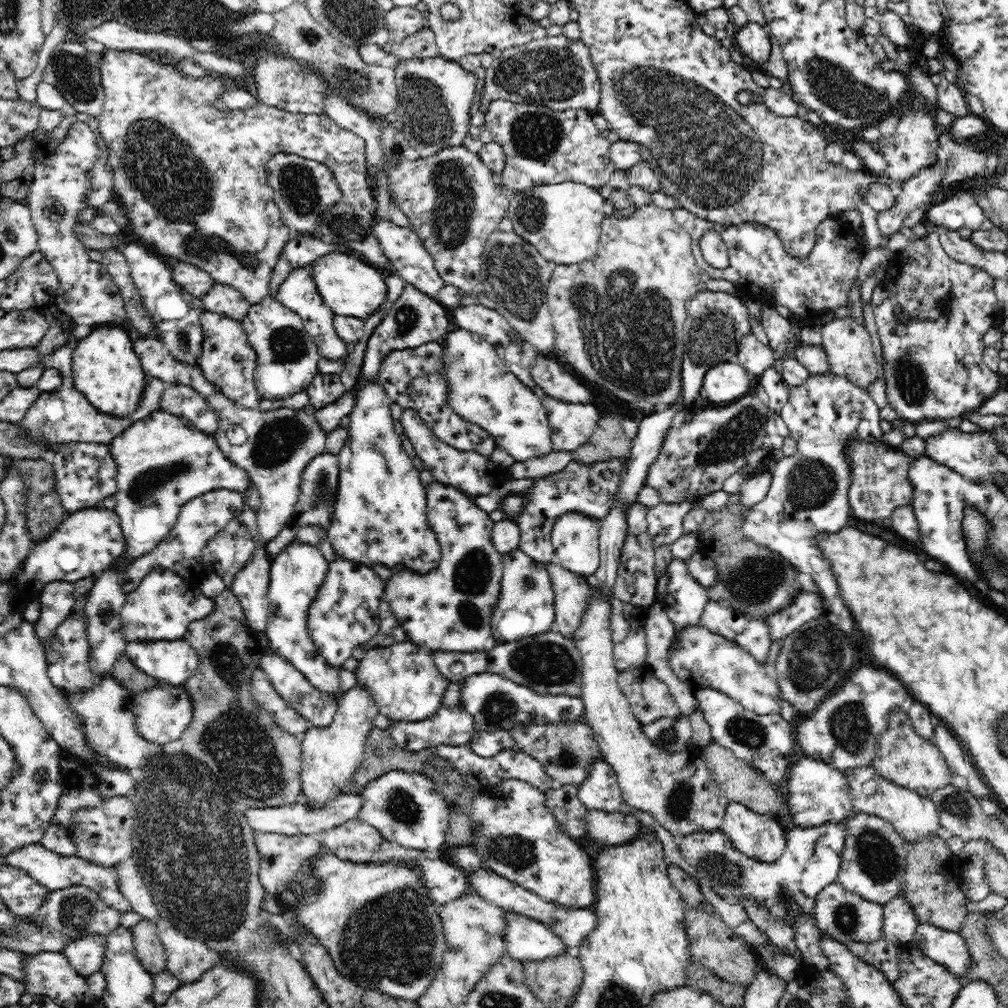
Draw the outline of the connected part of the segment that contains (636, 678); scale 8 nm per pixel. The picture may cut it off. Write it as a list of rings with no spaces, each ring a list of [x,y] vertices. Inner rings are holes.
[[[634,667],[617,676],[617,683],[628,698],[632,714],[640,724],[650,724],[658,718],[682,715],[668,685],[652,674],[651,667]]]

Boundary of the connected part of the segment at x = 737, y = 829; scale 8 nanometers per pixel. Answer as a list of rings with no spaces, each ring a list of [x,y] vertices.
[[[729,801],[720,830],[740,852],[758,862],[768,863],[779,860],[787,844],[787,827],[779,819],[767,814],[758,814],[739,802]]]

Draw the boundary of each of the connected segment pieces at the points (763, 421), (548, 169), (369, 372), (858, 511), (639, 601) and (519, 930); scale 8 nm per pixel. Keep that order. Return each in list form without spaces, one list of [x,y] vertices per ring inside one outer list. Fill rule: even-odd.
[[[753,391],[724,408],[711,407],[693,414],[680,428],[668,430],[656,461],[649,466],[645,479],[648,486],[660,494],[665,503],[682,503],[706,497],[723,490],[724,482],[733,474],[746,468],[748,456],[763,446],[763,435],[771,426],[772,414],[766,404]]]
[[[498,99],[489,101],[489,110],[485,113],[482,129],[492,135],[492,142],[497,142],[505,154],[504,170],[501,172],[503,183],[513,192],[542,185],[577,182],[599,188],[607,184],[612,173],[617,169],[609,155],[611,143],[594,125],[594,113],[586,109],[568,109],[555,111],[540,104],[513,103]]]
[[[405,283],[402,294],[390,308],[385,310],[381,323],[373,335],[369,337],[368,349],[355,386],[360,382],[368,382],[368,380],[377,382],[378,370],[380,370],[381,362],[386,354],[394,350],[416,348],[428,341],[440,342],[444,340],[448,328],[450,328],[448,311],[439,301],[429,298],[414,285]]]
[[[849,440],[845,448],[844,455],[848,457],[849,469],[852,471],[848,500],[854,518],[866,522],[882,520],[888,523],[898,506],[911,506],[914,496],[908,468],[915,462],[914,458],[907,456],[900,448],[887,446],[883,441]]]
[[[638,502],[632,503],[626,511],[627,535],[622,546],[620,565],[613,586],[616,601],[624,601],[647,609],[657,598],[657,574],[655,567],[655,547],[650,539],[646,524],[646,507]]]
[[[506,913],[504,948],[508,957],[521,963],[542,961],[564,955],[567,946],[542,922],[521,914]]]

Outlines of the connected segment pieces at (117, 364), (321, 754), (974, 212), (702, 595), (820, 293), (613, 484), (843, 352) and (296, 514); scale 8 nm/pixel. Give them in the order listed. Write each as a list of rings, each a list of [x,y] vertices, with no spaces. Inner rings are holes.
[[[104,324],[72,345],[73,383],[100,413],[126,419],[138,409],[148,377],[133,344],[124,324]]]
[[[360,683],[338,698],[338,708],[333,721],[325,727],[310,726],[301,737],[301,800],[310,808],[322,808],[328,800],[343,794],[344,786],[351,780],[365,753],[369,732],[375,727],[372,720],[379,713],[372,694]]]
[[[964,191],[954,192],[948,198],[936,201],[927,211],[928,221],[951,231],[958,231],[960,228],[975,231],[986,220],[982,208]]]
[[[672,560],[667,572],[669,578],[663,609],[674,625],[675,636],[678,636],[688,626],[699,626],[709,596],[707,588],[688,573],[686,562]]]
[[[680,206],[673,211],[675,221],[692,237],[692,252],[696,264],[710,278],[730,280],[735,285],[744,284],[766,295],[770,302],[786,306],[791,315],[815,320],[817,315],[828,309],[846,305],[850,288],[856,281],[861,254],[865,250],[863,240],[855,227],[831,216],[819,223],[816,242],[811,253],[805,257],[791,257],[778,234],[768,226],[756,222],[740,226],[726,226],[696,217]],[[712,230],[720,233],[726,243],[729,256],[728,268],[714,268],[705,261],[699,247],[702,233]]]
[[[620,457],[589,465],[573,461],[560,472],[535,480],[532,488],[526,491],[524,510],[511,519],[521,530],[519,550],[536,562],[552,562],[554,546],[551,532],[556,518],[565,512],[576,512],[601,521],[610,512],[612,504],[616,504],[624,466],[624,459]]]
[[[852,317],[832,319],[821,328],[821,345],[826,351],[830,372],[846,377],[860,388],[867,389],[878,379],[878,360],[872,349],[870,334],[864,325],[860,325]]]
[[[320,454],[304,468],[302,483],[300,484],[300,497],[295,504],[292,516],[287,520],[286,524],[279,530],[279,533],[266,544],[266,555],[268,557],[276,557],[280,550],[284,550],[284,546],[291,544],[292,540],[297,538],[297,532],[303,526],[318,525],[328,528],[331,525],[331,514],[335,505],[335,494],[338,490],[338,482],[340,482],[338,456],[334,454]]]

